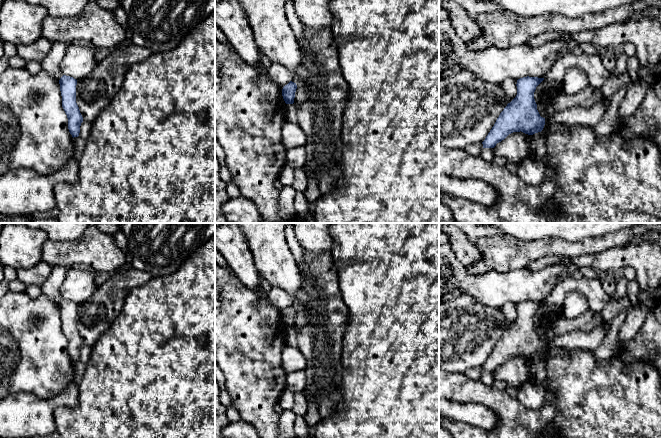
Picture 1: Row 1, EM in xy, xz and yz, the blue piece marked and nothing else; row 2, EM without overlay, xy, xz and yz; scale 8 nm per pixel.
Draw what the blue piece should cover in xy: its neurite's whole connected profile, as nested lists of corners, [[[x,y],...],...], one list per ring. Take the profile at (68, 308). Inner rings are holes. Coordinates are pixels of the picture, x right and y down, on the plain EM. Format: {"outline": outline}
{"outline": [[[63,299],[60,304],[60,315],[62,320],[62,331],[68,342],[68,353],[72,361],[78,361],[83,341],[76,327],[77,304],[73,301]]]}

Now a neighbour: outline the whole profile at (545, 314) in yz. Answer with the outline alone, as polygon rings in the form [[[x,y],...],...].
[[[544,303],[534,316],[536,328],[547,327],[552,321],[558,319],[562,312],[564,312],[563,305],[547,305]]]

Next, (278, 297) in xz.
[[[272,286],[267,295],[268,301],[274,305],[281,314],[291,305],[290,295],[280,287]]]

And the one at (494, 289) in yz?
[[[439,231],[439,297],[444,292],[462,290],[464,294],[473,297],[475,303],[491,308],[502,308],[508,302],[544,302],[564,273],[574,274],[568,267],[553,263],[534,271],[524,268],[508,272],[490,271],[480,276],[470,275],[467,267],[462,265],[452,252],[448,234]]]

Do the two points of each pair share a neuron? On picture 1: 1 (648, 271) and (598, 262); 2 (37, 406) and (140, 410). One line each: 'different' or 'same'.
1: same
2: different

